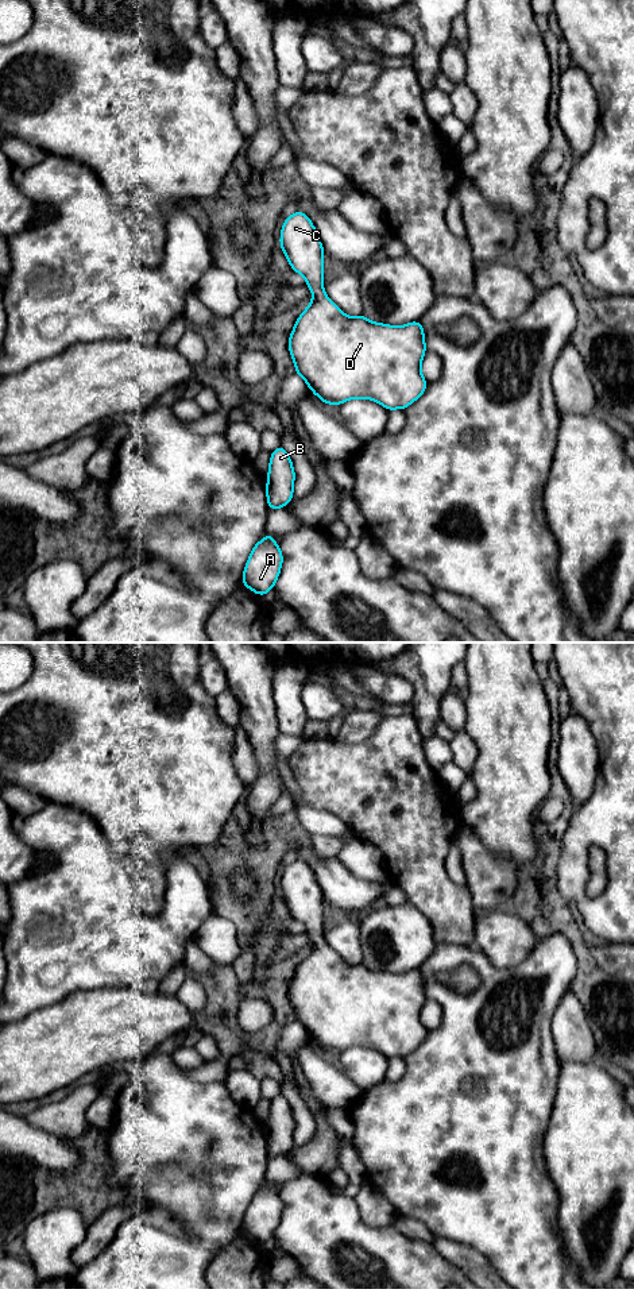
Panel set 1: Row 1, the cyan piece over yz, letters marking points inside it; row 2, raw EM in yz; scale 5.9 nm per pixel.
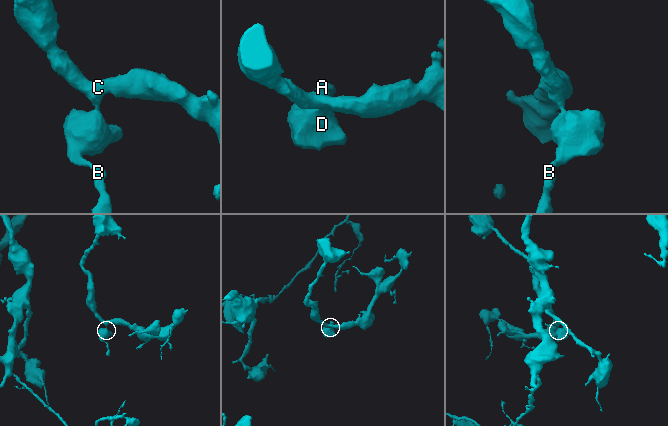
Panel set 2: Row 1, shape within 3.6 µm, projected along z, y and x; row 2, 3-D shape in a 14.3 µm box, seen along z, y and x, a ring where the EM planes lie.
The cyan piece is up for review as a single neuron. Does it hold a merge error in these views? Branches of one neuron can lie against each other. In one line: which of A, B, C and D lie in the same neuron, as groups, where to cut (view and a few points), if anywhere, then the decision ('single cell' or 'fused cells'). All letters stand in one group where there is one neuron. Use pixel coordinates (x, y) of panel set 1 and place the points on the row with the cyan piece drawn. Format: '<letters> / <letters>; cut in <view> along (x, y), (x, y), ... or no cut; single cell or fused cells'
A B C D; no cut; single cell

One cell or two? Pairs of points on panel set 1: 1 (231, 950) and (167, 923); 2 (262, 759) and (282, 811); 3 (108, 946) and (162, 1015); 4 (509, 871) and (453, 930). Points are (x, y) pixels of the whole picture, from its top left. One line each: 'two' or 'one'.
1: two
2: two
3: two
4: two

